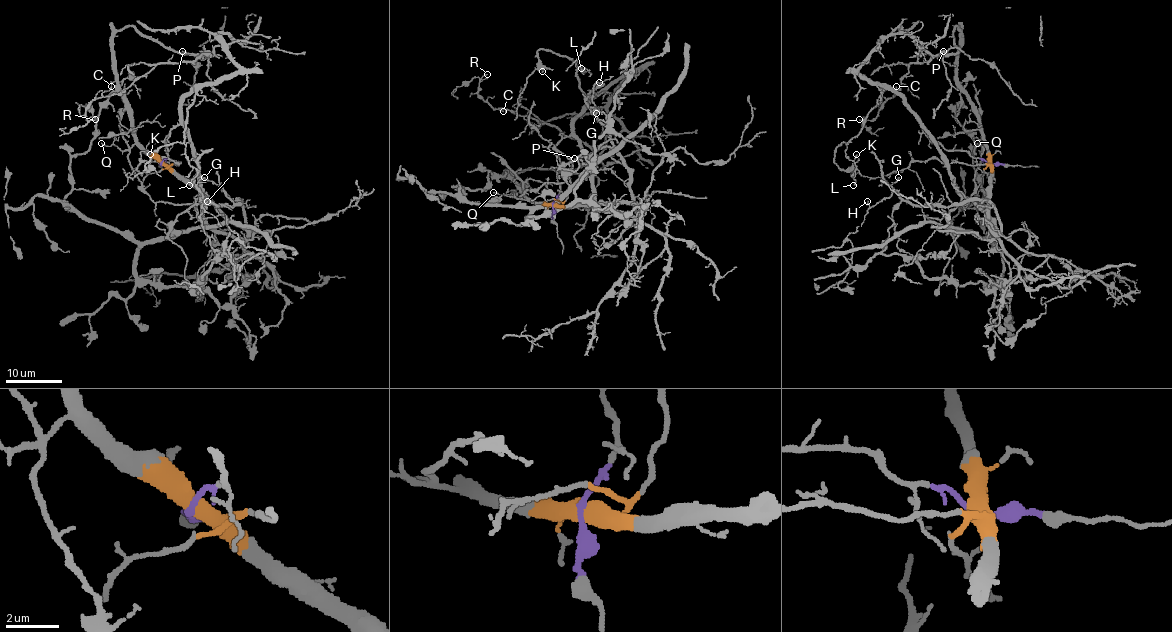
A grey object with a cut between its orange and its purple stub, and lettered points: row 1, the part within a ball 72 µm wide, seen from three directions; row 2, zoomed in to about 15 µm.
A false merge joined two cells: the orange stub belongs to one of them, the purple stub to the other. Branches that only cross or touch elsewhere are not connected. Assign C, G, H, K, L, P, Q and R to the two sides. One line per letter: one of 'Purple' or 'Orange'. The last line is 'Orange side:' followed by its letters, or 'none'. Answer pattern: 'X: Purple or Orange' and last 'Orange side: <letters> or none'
C: Orange
G: Orange
H: Orange
K: Purple
L: Purple
P: Orange
Q: Orange
R: Orange
Orange side: C, G, H, P, Q, R

